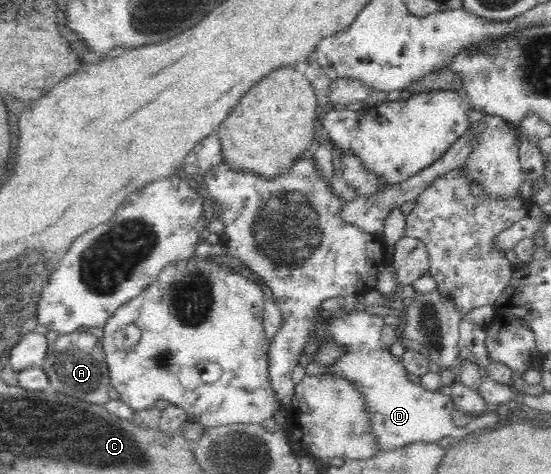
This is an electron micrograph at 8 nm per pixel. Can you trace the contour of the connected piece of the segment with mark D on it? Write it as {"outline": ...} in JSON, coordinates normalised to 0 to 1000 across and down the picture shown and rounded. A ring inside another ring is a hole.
{"outline":[[[661,656],[623,660],[603,673],[588,671],[563,705],[563,730],[575,722],[613,722],[628,728],[632,743],[606,764],[599,787],[612,797],[632,797],[637,806],[664,827],[670,844],[675,897],[681,920],[688,926],[690,949],[704,949],[744,937],[748,932],[791,932],[822,920],[838,920],[857,911],[853,899],[828,903],[820,869],[826,850],[819,844],[809,821],[802,816],[788,827],[770,821],[764,810],[750,810],[740,802],[740,787],[728,755],[715,751],[706,734],[691,734],[691,700],[699,690],[695,667],[677,665]]]}

